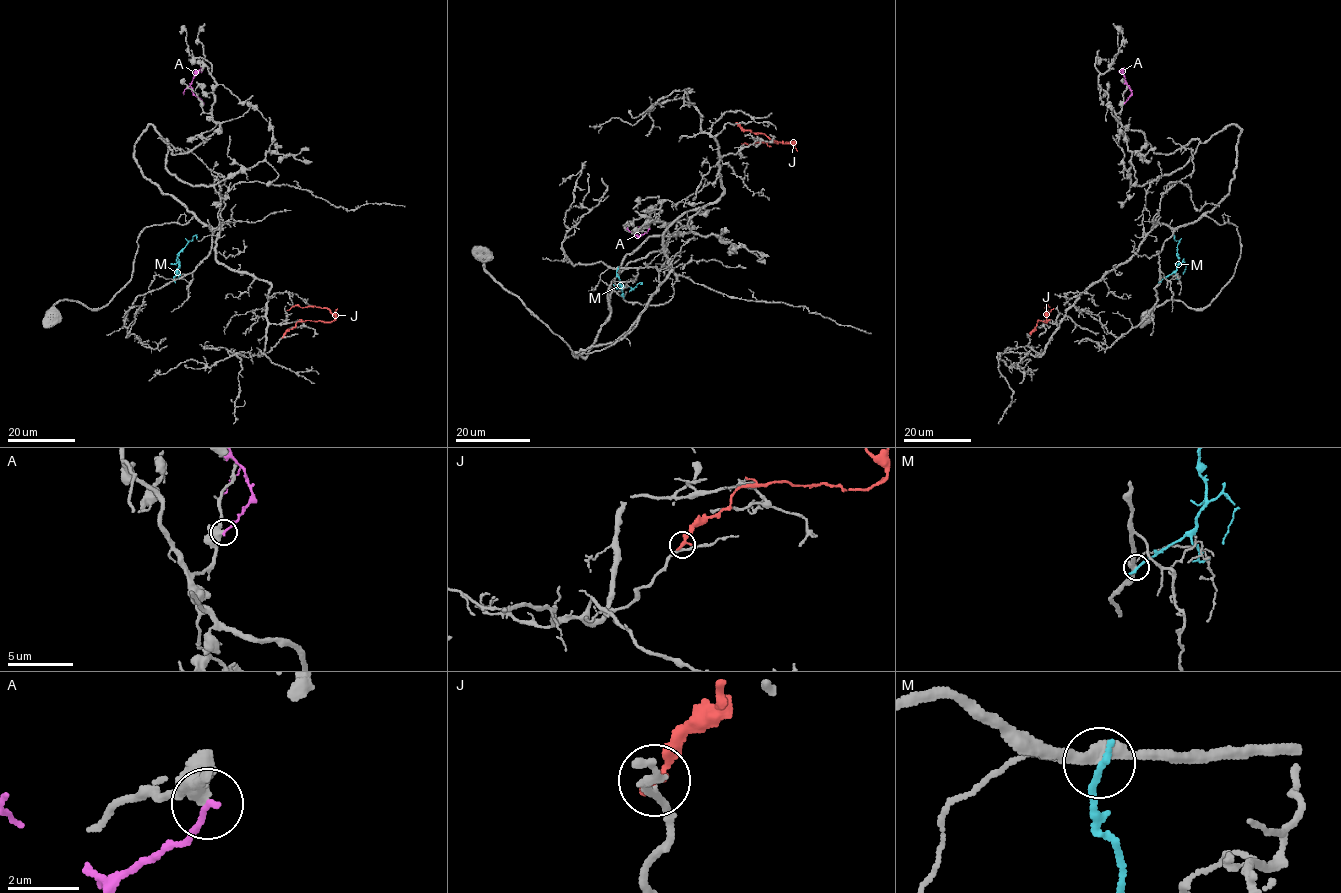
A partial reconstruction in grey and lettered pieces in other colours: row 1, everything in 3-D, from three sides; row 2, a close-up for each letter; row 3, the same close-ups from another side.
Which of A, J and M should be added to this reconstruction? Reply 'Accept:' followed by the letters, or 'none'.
Accept: none

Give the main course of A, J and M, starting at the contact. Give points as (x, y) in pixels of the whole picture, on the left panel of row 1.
A: (203, 103), (190, 85), (200, 71)
J: (283, 336), (297, 321), (332, 321), (335, 318), (328, 309), (314, 305), (294, 305), (286, 310)
M: (174, 280), (179, 265), (177, 256), (194, 235), (197, 239)

